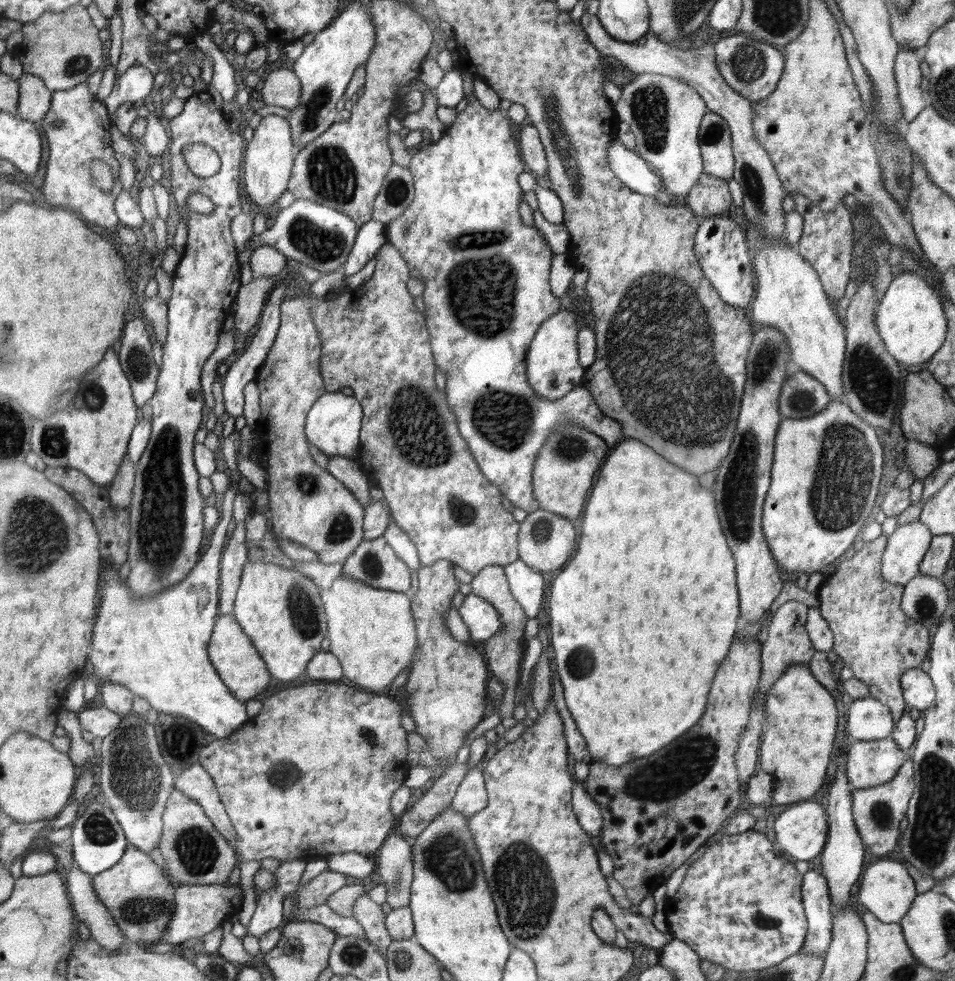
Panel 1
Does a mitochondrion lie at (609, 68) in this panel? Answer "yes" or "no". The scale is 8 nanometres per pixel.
no

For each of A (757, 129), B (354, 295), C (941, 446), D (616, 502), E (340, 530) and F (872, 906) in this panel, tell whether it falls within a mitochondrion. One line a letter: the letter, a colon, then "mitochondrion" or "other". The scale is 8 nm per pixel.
A: other
B: other
C: other
D: other
E: mitochondrion
F: other

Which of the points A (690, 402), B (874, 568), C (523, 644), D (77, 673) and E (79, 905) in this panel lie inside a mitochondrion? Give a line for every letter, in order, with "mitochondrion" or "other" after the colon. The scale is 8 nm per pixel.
A: mitochondrion
B: other
C: other
D: other
E: other

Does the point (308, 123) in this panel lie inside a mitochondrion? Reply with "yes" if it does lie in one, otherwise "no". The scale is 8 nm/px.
yes

